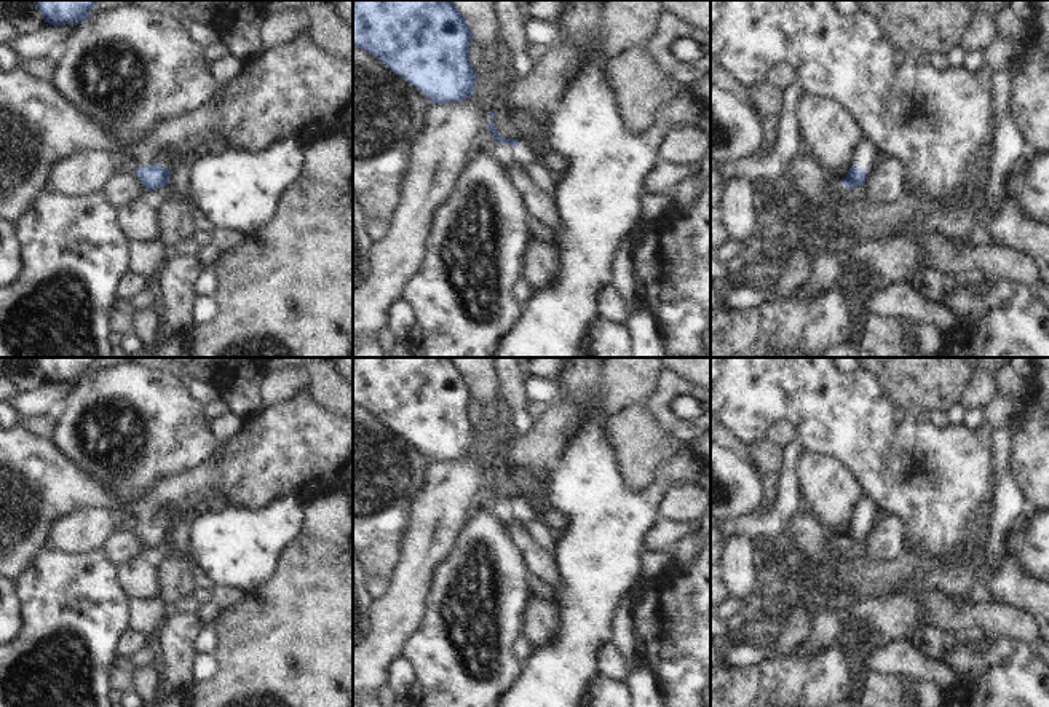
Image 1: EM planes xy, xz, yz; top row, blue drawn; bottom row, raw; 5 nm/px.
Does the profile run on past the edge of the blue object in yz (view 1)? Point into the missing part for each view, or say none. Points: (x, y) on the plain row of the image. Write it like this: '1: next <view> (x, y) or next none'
1: next yz (864, 514)

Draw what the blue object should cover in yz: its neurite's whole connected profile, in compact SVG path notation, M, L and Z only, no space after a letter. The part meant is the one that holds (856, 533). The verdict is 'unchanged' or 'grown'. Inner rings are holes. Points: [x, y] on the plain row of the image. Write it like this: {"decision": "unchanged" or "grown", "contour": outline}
{"decision": "grown", "contour": "M862 496L853 514L853 523L849 525L846 535L843 536L843 543L846 546L856 546L862 543L877 515L878 514L873 504L865 496Z"}

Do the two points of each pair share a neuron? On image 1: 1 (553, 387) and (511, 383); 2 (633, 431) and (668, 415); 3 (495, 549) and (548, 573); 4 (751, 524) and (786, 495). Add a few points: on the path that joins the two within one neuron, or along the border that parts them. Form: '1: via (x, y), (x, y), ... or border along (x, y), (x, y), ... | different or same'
1: border along (526, 377), (524, 388), (529, 398) | different
2: border along (644, 406), (685, 446) | different
3: border along (513, 532), (532, 572) | different
4: via (762, 524), (767, 524), (784, 506) | same

